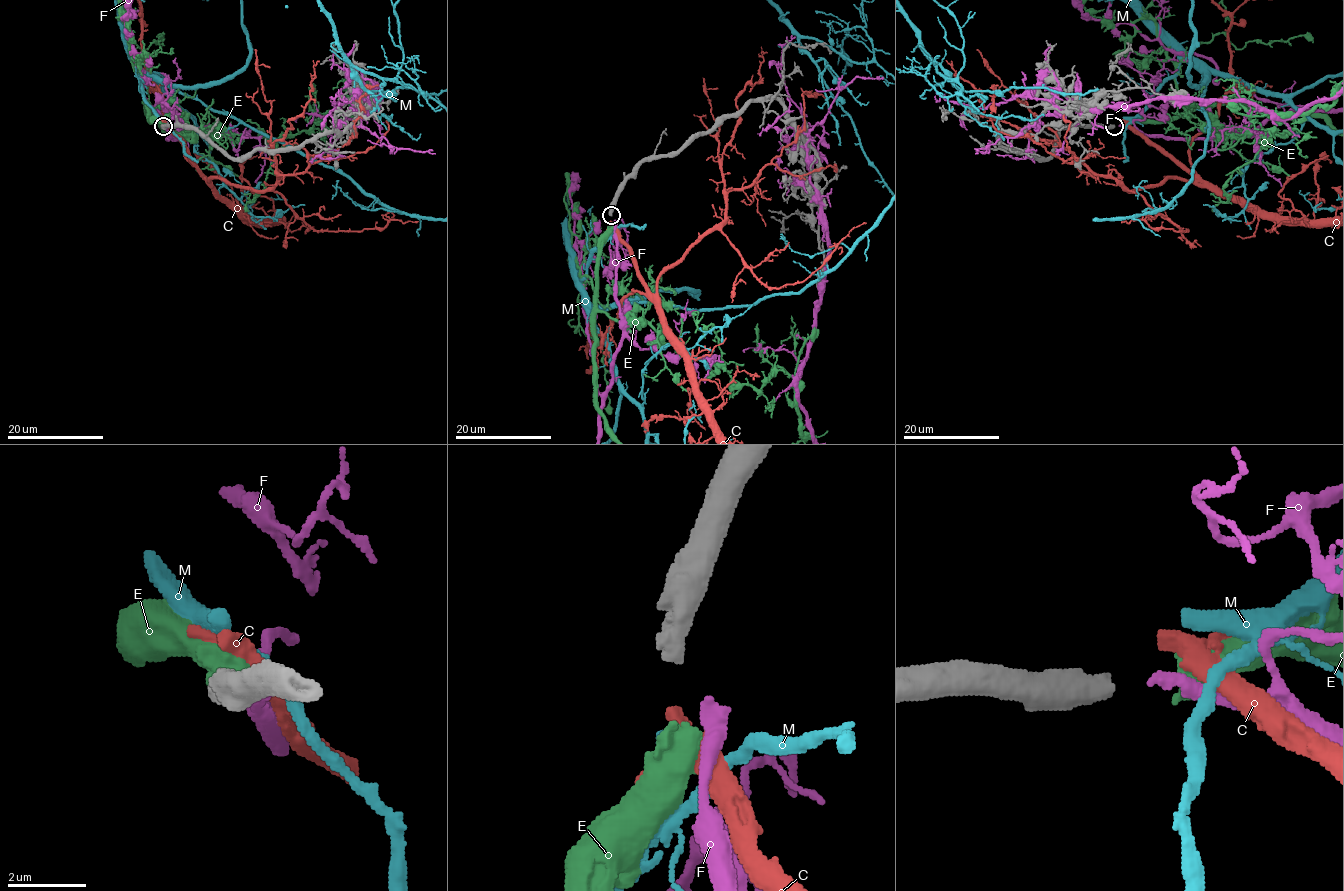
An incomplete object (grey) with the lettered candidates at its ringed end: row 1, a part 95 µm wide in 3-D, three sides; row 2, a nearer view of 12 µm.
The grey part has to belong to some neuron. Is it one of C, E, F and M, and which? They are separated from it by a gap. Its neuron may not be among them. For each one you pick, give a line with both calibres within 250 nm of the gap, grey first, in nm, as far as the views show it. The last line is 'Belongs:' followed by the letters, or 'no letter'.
E: 500 nm thick on the grey side, 400 nm on the other
Belongs: E

